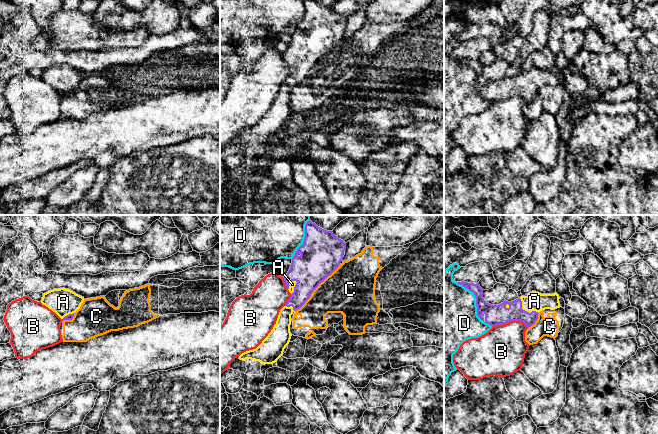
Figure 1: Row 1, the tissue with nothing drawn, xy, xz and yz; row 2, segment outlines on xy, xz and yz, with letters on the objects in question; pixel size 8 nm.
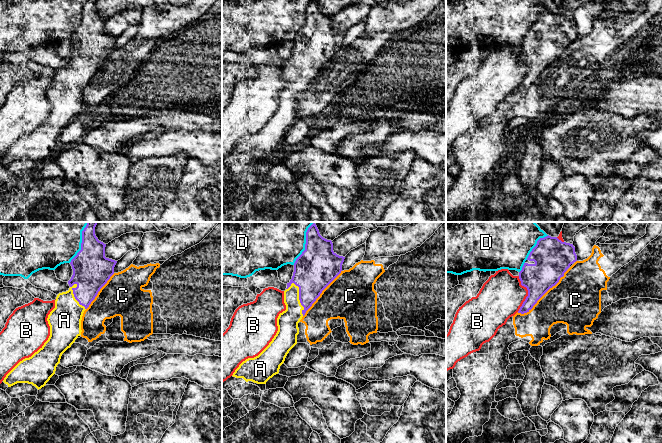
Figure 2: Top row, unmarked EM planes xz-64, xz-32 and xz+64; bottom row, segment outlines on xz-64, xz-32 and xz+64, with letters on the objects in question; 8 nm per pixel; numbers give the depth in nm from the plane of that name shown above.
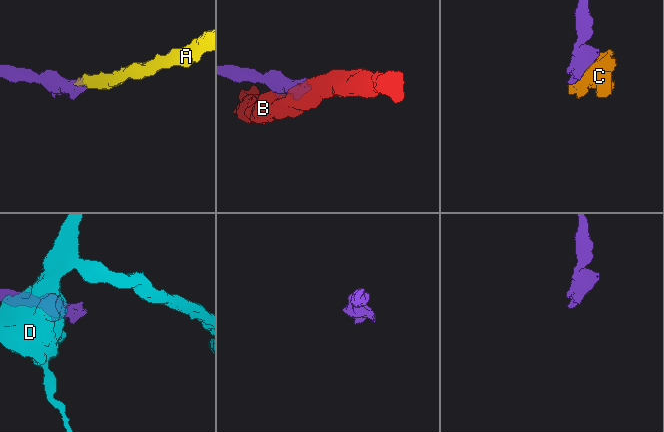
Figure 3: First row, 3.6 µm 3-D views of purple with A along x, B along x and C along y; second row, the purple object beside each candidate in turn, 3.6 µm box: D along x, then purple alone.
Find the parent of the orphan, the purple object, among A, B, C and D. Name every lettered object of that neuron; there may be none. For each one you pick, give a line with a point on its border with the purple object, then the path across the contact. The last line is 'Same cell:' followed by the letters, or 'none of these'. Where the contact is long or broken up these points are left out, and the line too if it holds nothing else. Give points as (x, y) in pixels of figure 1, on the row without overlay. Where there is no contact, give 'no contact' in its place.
A: yz (524, 86) | across yz (495, 91), (507, 87), (524, 86), (534, 77)
Same cell: A

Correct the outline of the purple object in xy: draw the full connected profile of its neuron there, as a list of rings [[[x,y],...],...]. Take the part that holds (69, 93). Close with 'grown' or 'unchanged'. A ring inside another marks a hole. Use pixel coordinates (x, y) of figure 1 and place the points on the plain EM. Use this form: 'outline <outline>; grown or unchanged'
outline [[[60,64],[44,69],[41,79],[55,88],[61,95],[72,96],[83,77],[84,73],[69,65]]]; grown

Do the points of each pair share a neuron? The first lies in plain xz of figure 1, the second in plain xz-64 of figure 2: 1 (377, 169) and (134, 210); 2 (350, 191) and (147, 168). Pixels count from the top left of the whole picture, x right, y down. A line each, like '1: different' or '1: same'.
1: same
2: different

